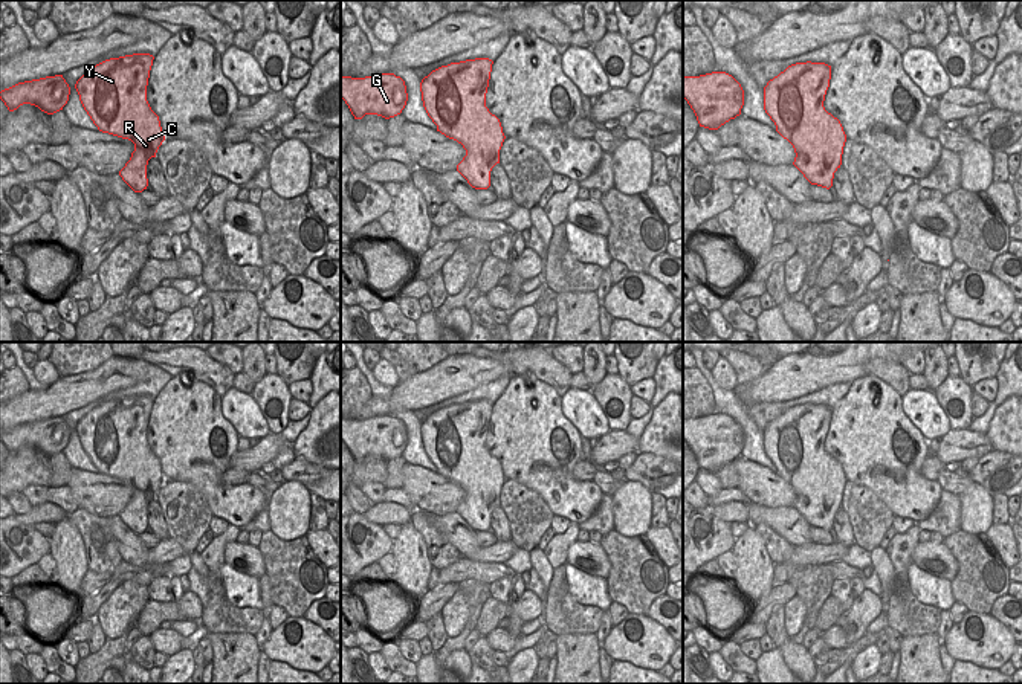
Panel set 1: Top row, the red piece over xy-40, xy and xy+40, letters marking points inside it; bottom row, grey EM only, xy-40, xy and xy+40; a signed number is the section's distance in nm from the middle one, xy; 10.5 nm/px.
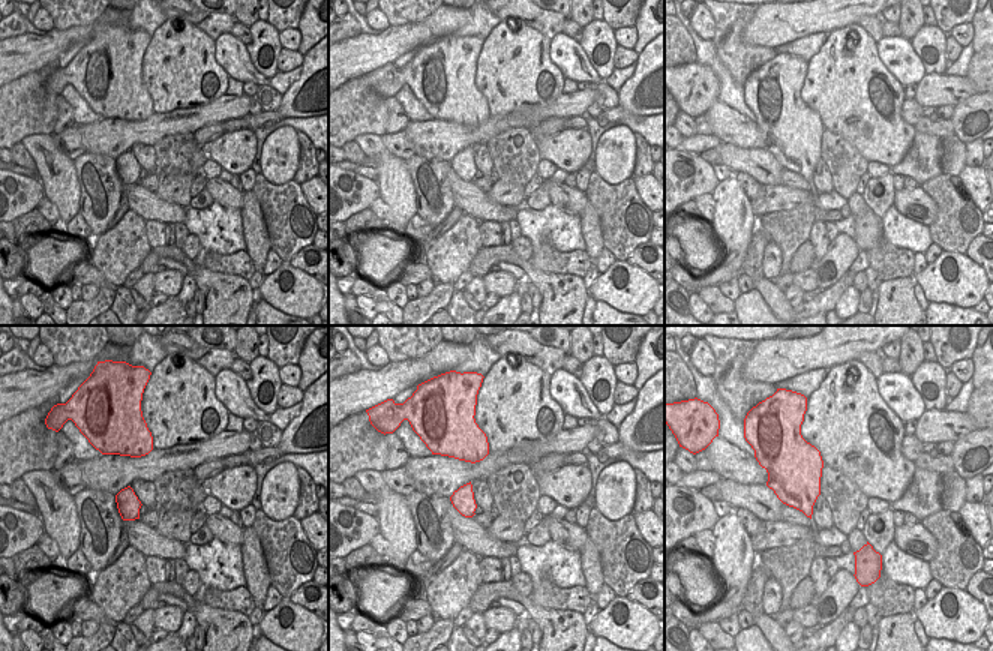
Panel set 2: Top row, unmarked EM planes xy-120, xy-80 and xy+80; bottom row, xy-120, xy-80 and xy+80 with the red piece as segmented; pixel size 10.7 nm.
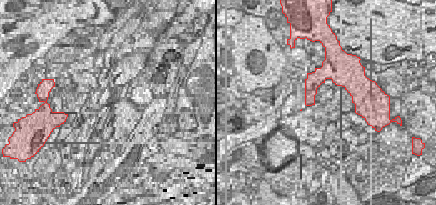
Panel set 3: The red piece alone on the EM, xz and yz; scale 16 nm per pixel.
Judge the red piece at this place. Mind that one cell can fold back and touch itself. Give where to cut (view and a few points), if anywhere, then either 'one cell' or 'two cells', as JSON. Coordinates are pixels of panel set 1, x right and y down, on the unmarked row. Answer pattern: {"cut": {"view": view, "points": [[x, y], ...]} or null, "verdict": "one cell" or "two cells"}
{"cut": null, "verdict": "one cell"}

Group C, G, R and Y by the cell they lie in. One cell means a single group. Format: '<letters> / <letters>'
C G R Y

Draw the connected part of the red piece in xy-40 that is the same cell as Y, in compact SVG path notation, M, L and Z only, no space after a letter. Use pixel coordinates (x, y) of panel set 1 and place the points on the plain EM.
M133 395L105 402L87 412L75 426L79 443L98 469L134 486L130 502L119 513L134 533L148 528L147 507L165 482L159 458L147 443L147 428L154 398Z

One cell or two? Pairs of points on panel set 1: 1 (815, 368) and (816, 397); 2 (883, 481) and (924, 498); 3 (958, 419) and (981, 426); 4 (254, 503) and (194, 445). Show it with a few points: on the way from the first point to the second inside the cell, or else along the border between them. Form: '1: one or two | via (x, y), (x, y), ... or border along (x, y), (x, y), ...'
1: two | border along (850, 382), (836, 382), (784, 402)
2: one | via (894, 483), (914, 496)
3: two | border along (973, 417), (967, 428)
4: one | via (232, 503), (226, 503), (188, 466)

